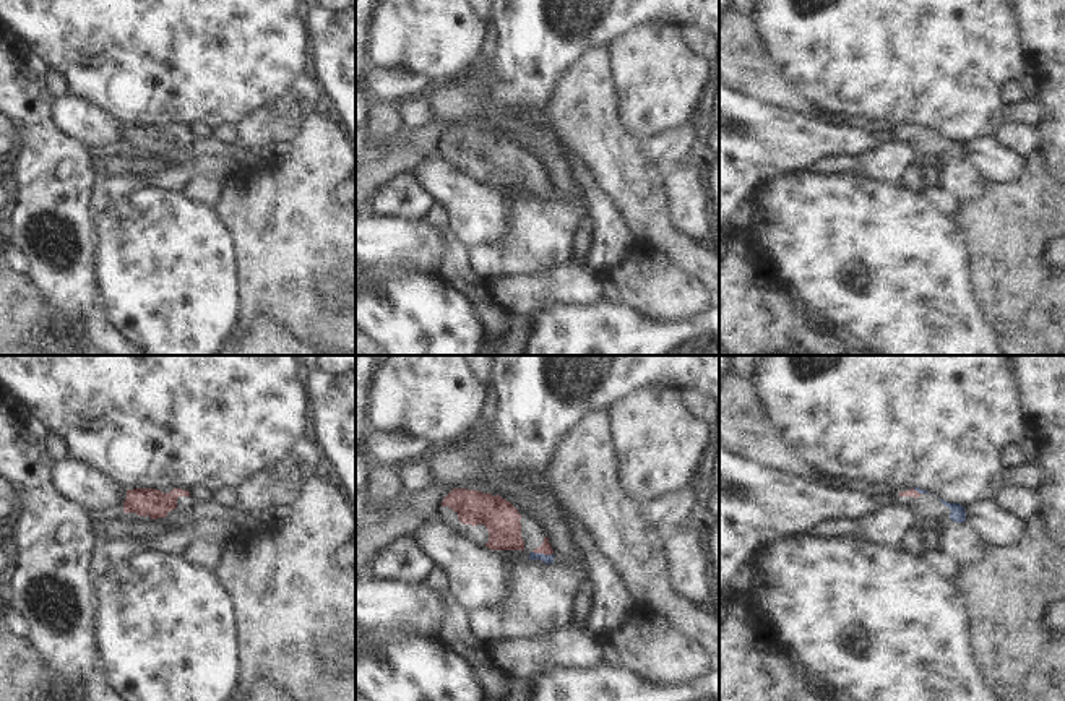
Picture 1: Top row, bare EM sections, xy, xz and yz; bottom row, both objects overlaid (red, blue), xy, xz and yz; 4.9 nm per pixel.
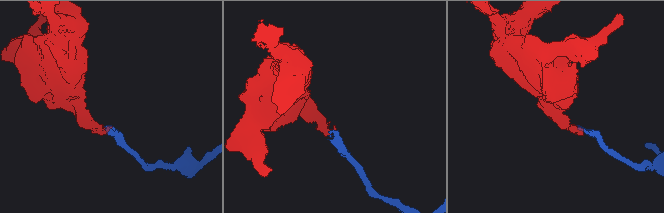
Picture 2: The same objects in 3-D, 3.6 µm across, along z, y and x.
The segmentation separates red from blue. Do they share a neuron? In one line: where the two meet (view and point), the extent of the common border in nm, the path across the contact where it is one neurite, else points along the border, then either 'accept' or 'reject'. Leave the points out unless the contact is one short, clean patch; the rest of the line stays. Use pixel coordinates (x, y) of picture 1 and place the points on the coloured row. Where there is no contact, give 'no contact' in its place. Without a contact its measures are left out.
contact xz (543, 552); length 100 nm; way xz (546, 549), (543, 552), (547, 559); accept

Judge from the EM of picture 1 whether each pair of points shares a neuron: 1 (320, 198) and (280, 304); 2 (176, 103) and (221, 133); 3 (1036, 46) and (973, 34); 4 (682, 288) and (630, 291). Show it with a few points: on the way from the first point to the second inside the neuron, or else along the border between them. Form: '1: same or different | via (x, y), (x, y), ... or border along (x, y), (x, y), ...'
1: same | via (294, 224), (286, 275), (283, 278)
2: different | border along (236, 125), (224, 124), (213, 129)
3: different | border along (1017, 17), (1020, 47), (1026, 60)
4: same | via (669, 288), (643, 288)

